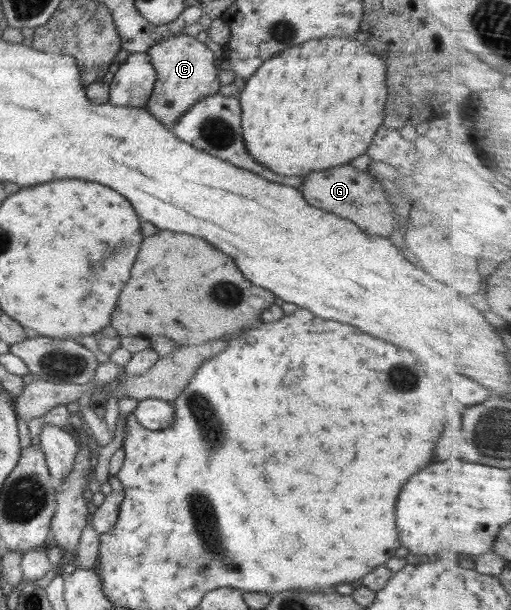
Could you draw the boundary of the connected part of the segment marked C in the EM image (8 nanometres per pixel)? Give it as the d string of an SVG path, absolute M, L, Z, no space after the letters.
M188 35L170 36L156 42L145 53L157 72L152 96L145 107L156 120L172 128L184 112L188 112L198 100L218 93L218 72L214 65L213 52L197 37Z

